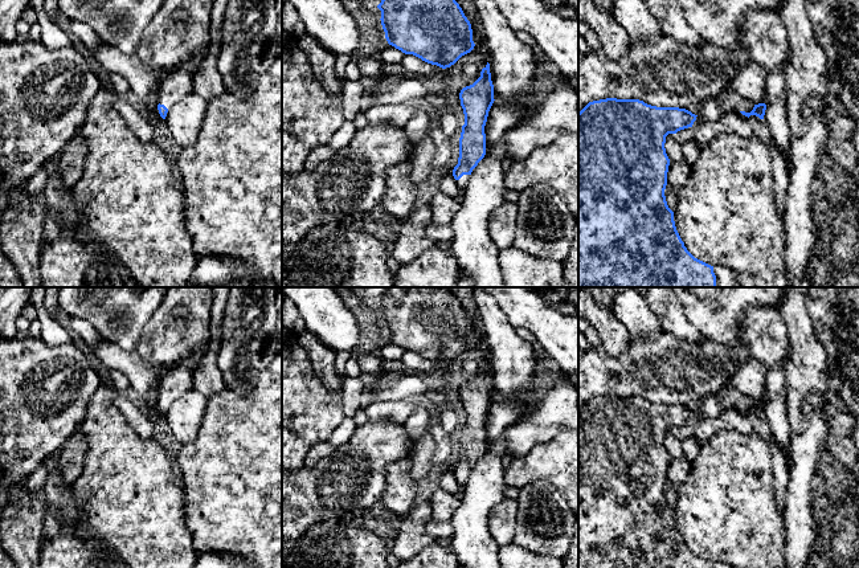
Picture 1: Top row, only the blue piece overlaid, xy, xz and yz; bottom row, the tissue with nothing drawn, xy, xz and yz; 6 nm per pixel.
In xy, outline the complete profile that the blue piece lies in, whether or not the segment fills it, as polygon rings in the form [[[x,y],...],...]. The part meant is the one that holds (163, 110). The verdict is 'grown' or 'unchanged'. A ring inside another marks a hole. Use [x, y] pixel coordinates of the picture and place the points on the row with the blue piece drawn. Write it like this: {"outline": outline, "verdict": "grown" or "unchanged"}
{"outline": [[[188,65],[172,69],[163,79],[159,90],[158,110],[165,119],[168,110],[180,99],[193,91],[193,73]]], "verdict": "grown"}

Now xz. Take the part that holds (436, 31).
{"outline": [[[381,0],[377,8],[388,44],[428,64],[450,68],[475,46],[471,24],[455,0]]], "verdict": "unchanged"}

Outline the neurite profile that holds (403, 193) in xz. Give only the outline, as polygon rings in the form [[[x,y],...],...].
[[[410,160],[393,166],[386,172],[381,208],[392,217],[404,221],[422,199],[424,187],[410,177]]]

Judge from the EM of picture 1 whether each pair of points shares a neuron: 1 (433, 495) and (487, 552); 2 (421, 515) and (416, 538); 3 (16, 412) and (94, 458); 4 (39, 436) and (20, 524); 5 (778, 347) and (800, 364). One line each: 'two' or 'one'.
1: two
2: one
3: two
4: two
5: two

